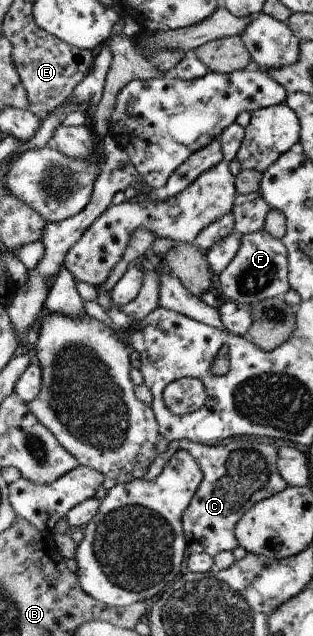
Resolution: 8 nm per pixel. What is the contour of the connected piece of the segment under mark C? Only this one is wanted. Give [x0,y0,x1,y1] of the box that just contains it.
[144,440,288,557]

